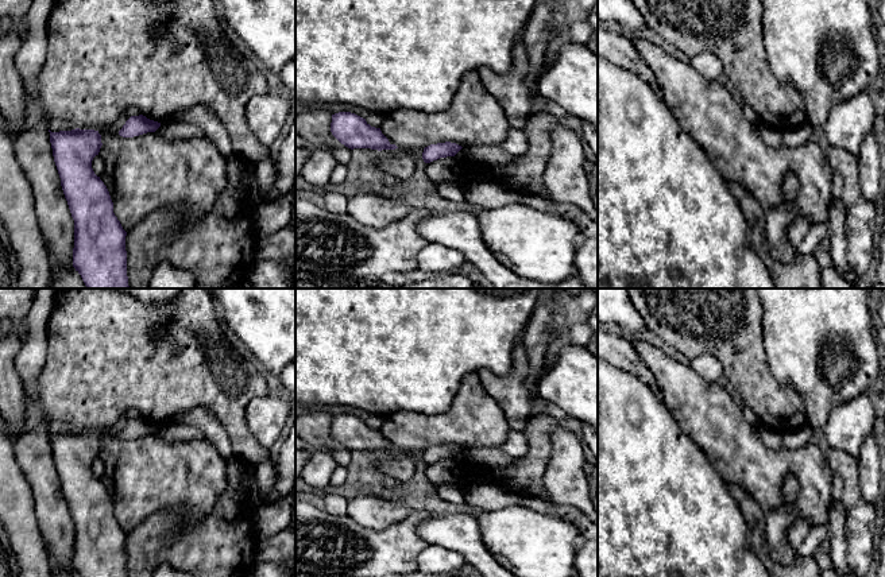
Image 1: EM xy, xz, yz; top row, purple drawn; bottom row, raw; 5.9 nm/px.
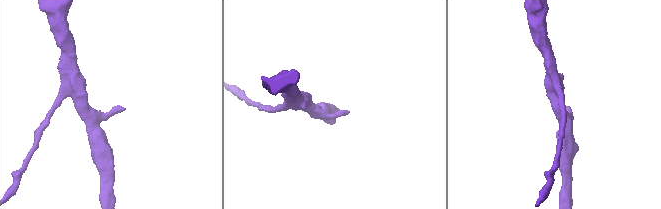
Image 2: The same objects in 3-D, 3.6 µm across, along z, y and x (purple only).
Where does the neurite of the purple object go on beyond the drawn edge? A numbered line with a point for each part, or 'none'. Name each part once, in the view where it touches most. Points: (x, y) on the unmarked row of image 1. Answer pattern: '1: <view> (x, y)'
none

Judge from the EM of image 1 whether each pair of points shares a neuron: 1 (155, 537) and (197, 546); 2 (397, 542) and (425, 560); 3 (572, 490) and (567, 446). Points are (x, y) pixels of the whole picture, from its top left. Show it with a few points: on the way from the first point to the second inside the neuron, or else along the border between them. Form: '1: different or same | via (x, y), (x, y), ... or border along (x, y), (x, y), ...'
1: same | via (166, 537), (172, 537), (186, 546)
2: different | border along (428, 543), (418, 554), (416, 562)
3: same | via (567, 479), (567, 457)

